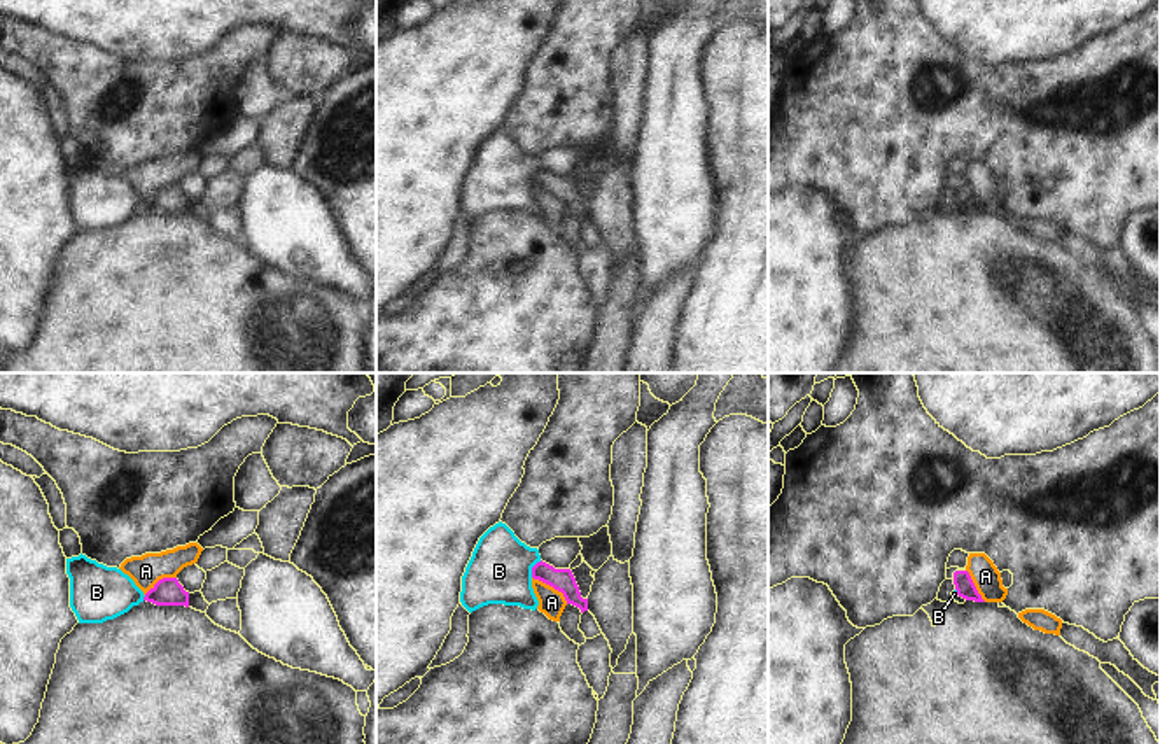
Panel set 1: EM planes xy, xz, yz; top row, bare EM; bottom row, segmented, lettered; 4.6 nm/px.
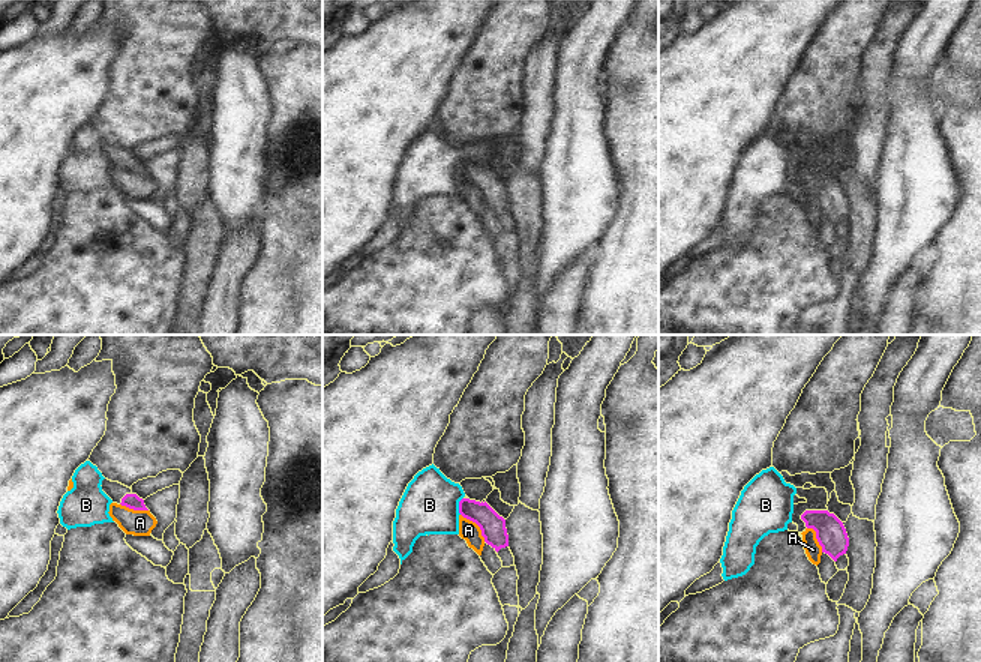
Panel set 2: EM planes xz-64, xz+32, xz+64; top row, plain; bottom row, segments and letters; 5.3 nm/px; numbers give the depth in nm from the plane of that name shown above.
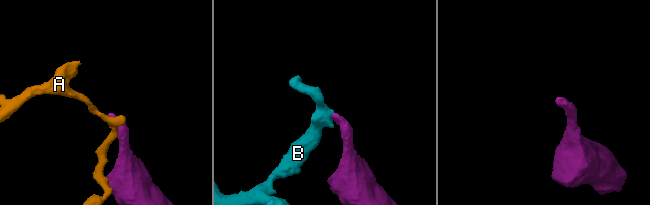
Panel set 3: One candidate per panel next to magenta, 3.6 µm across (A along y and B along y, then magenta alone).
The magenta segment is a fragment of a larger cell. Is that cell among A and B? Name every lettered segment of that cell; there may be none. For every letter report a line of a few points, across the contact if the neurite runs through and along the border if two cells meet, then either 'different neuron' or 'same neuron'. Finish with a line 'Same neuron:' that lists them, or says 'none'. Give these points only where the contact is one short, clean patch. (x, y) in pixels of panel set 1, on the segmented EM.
A: line xz (532, 576), (557, 589), (567, 603); different neuron
B: line xz (541, 561), (532, 568), (531, 576); different neuron
Same neuron: none

